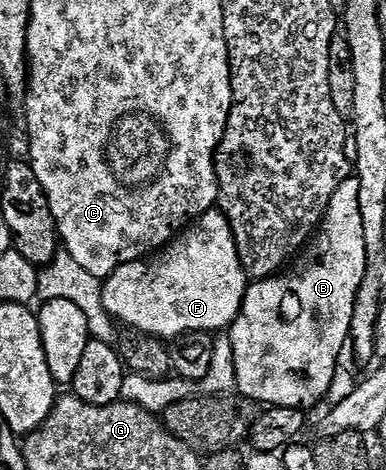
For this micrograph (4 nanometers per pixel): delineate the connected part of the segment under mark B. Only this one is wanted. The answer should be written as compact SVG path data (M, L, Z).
M357 176L346 177L344 183L336 187L336 195L332 195L332 203L305 253L306 257L297 258L299 261L298 266L297 261L293 266L294 273L283 272L247 284L238 317L228 330L236 367L237 392L262 407L310 411L334 385L334 368L338 365L342 348L347 348L356 295L366 274L364 219L360 219L360 183Z

